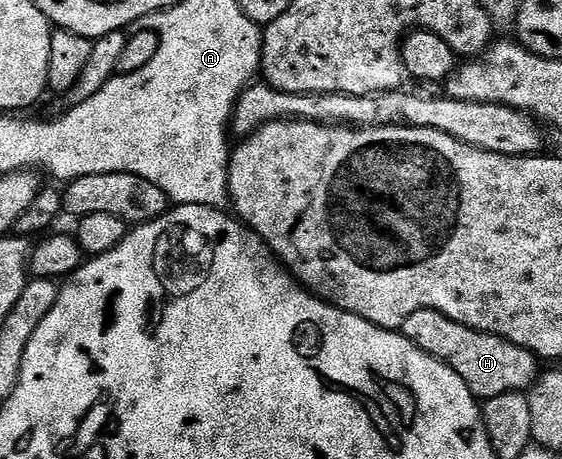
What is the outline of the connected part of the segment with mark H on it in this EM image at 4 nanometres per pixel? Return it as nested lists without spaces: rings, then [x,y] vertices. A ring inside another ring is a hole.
[[[419,310],[414,312],[414,316],[406,316],[402,333],[415,346],[422,348],[422,352],[454,368],[454,372],[458,372],[458,376],[466,382],[466,388],[470,388],[478,400],[502,396],[515,390],[527,391],[542,369],[536,355],[526,348],[505,338],[466,328],[466,324],[458,324],[458,320],[450,320],[450,316],[442,316],[442,312],[437,310]]]

